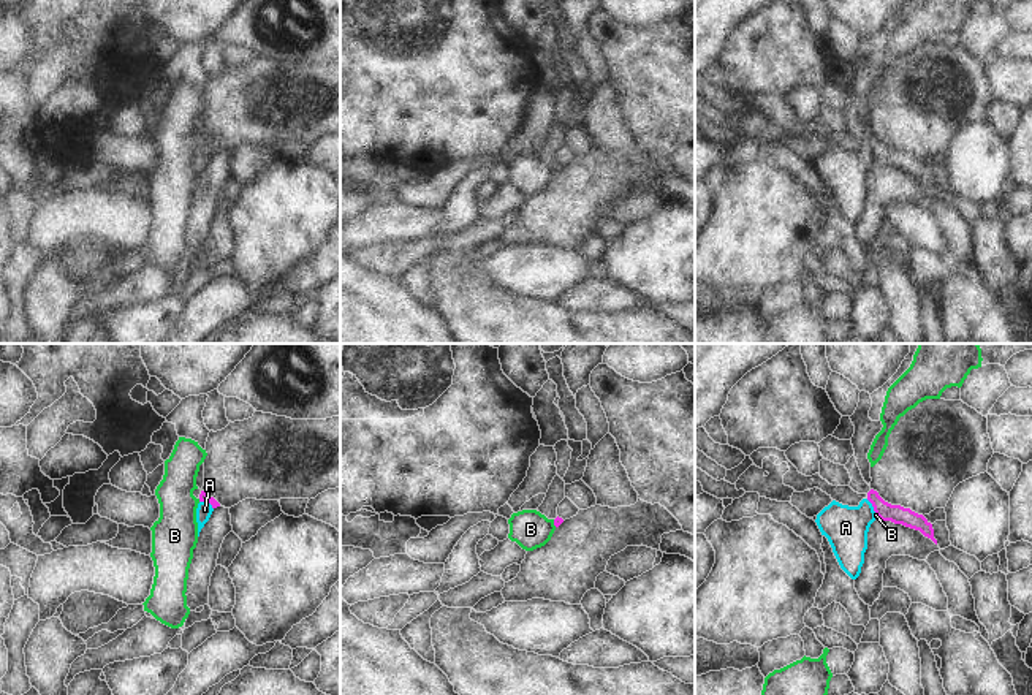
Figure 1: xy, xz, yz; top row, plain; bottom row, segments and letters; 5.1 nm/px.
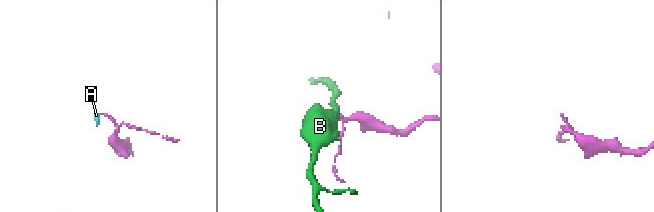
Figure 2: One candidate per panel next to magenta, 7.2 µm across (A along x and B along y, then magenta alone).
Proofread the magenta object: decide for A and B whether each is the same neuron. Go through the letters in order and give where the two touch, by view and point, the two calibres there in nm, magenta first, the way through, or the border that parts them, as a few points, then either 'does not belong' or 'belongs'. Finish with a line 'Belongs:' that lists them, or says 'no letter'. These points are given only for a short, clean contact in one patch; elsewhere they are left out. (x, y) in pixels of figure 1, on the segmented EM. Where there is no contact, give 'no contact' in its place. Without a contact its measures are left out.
A: meets magenta in xy at (208, 502); 50 nm thick on the magenta side, 80 nm on the other; border along xy (200, 501), (208, 502), (212, 508); does not belong
B: meets magenta in xz at (554, 523); 50 nm thick on the magenta side, 200 nm on the other; border along xz (553, 520), (556, 526); does not belong
Belongs: no letter

